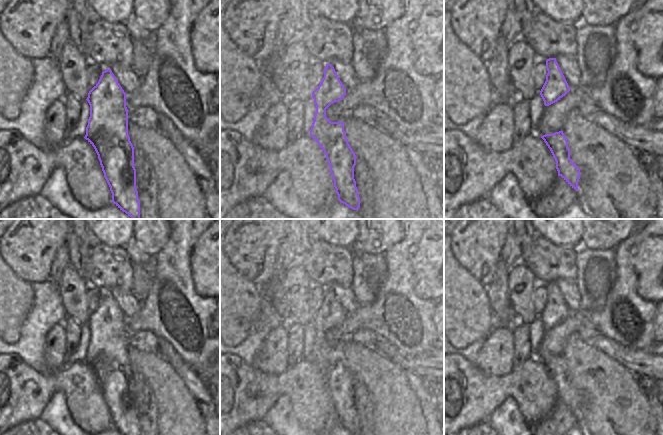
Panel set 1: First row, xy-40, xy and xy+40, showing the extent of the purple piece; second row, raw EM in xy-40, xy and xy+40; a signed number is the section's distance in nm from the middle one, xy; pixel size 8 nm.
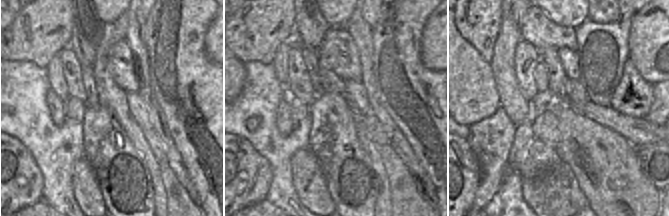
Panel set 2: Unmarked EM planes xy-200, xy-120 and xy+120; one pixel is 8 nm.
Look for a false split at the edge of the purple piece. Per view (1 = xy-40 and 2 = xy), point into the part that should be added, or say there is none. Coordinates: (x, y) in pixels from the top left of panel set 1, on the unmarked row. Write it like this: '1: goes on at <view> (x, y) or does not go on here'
1: does not go on here
2: does not go on here

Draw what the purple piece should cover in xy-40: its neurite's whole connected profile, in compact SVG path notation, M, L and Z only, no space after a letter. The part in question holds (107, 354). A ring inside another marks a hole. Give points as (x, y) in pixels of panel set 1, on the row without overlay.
M110 292L102 296L98 307L89 315L86 324L90 329L90 341L84 362L94 371L98 379L104 401L112 417L112 426L122 435L140 435L134 391L135 372L128 359L126 317Z

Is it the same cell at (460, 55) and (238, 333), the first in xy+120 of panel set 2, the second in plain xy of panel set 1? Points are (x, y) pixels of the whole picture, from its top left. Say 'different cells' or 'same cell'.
same cell

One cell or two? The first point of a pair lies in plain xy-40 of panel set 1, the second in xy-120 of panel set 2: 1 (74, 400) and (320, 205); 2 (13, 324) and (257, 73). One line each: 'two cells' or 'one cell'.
1: one cell
2: two cells

